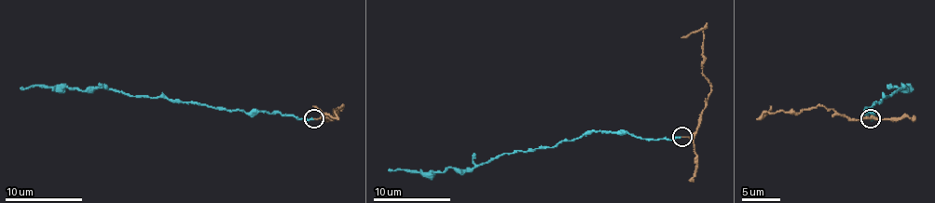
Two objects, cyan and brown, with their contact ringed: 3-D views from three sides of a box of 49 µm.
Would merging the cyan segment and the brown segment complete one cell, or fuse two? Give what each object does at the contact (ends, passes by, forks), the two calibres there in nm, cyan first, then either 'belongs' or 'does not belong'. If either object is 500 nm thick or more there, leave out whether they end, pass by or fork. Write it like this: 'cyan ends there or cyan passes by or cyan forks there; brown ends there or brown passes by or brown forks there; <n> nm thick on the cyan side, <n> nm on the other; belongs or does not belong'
cyan ends there; brown ends there; 190 nm thick on the cyan side, 130 nm on the other; does not belong

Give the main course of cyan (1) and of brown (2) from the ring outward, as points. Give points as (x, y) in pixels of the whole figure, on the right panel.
1: (871, 119), (873, 113), (865, 109), (906, 87), (901, 87)
2: (871, 119), (847, 119), (823, 105), (798, 113), (764, 111), (763, 115), (771, 105)

